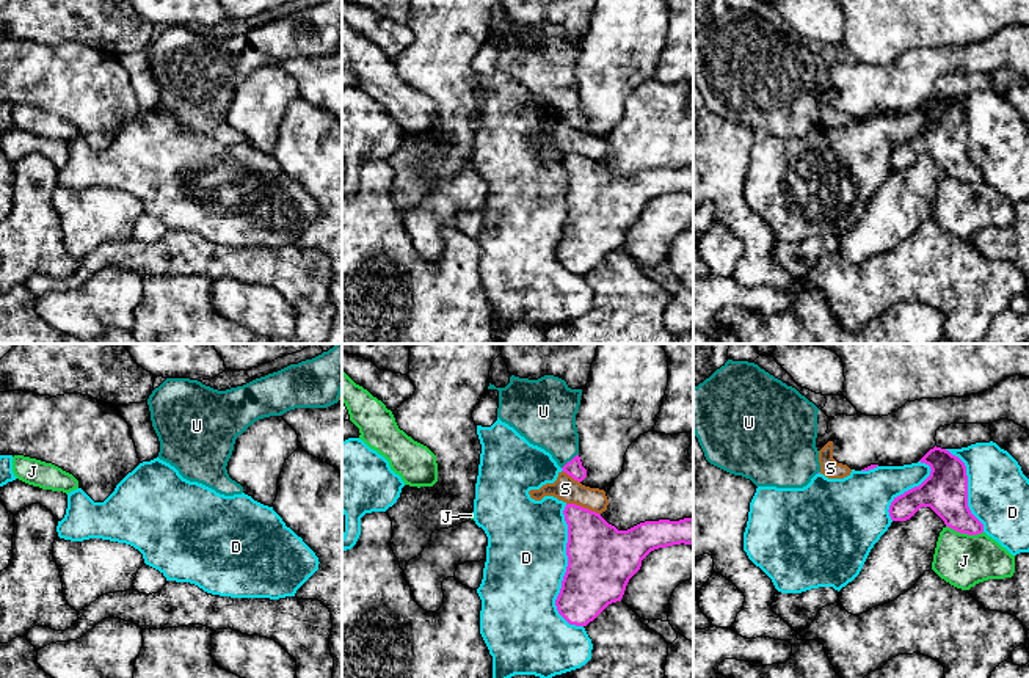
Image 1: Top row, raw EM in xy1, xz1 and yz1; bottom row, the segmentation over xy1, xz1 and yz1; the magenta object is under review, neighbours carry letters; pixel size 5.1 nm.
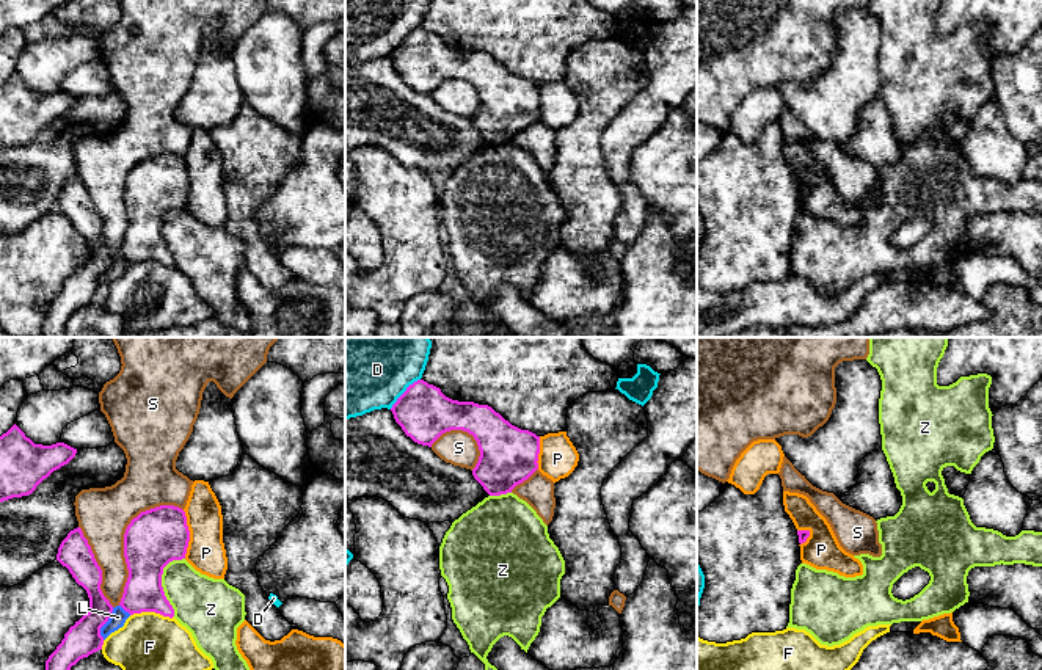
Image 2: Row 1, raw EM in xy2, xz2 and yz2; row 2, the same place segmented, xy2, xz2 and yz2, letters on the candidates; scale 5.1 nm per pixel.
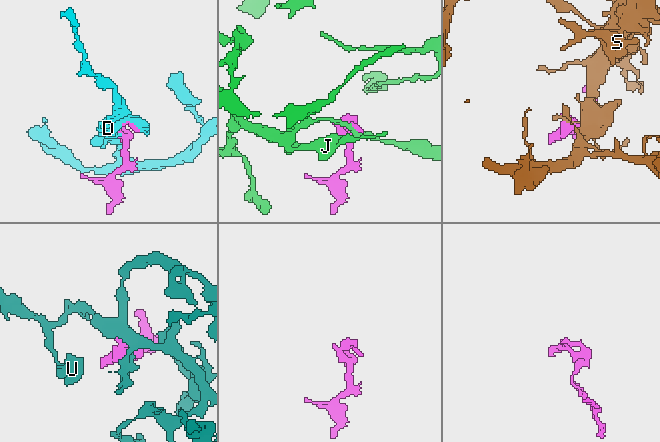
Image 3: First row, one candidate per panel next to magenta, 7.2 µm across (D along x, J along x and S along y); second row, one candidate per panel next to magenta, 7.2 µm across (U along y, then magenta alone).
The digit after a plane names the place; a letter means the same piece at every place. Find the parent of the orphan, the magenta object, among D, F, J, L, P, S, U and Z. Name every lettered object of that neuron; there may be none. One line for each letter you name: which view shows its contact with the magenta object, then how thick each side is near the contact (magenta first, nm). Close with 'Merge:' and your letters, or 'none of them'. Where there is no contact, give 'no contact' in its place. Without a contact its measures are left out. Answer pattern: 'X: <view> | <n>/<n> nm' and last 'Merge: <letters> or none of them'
U: xz1 | 90/280 nm
Merge: U

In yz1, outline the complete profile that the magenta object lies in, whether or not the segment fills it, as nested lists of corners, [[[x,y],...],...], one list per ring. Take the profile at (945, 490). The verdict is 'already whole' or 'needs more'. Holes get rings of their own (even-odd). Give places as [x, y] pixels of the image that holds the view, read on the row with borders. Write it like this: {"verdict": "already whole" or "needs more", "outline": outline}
{"verdict": "already whole", "outline": [[[941,447],[930,449],[921,460],[930,466],[930,476],[919,485],[894,498],[889,505],[893,521],[910,519],[921,507],[930,507],[947,527],[968,535],[984,532],[984,524],[971,513],[968,507],[968,476],[965,463]]]}

